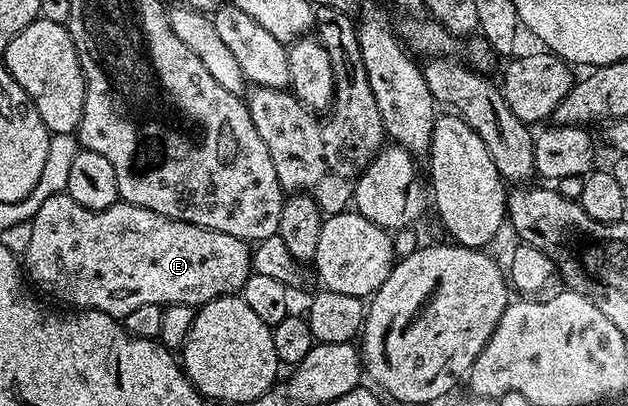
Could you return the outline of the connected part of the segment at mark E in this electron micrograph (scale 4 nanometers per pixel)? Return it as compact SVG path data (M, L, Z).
M67 192L55 194L38 208L30 229L24 258L22 254L27 277L60 302L73 302L73 307L81 310L106 312L117 320L134 312L134 308L142 308L142 304L158 304L162 308L168 304L190 304L199 308L215 298L239 295L253 274L252 252L244 239L167 218L123 200L105 210L91 210L82 208Z

